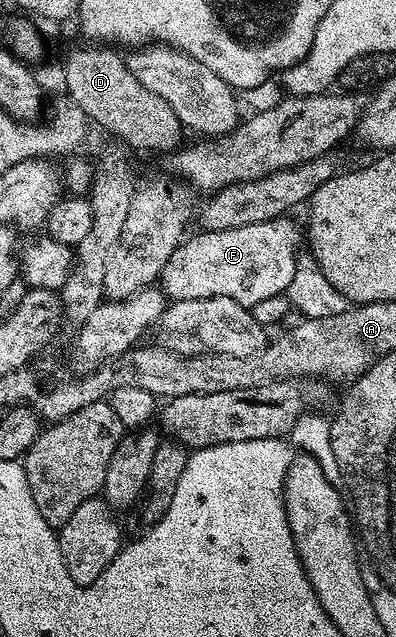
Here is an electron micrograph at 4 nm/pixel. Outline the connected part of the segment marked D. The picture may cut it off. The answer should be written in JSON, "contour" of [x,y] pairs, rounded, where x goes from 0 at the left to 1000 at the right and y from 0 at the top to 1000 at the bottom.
{"contour":[[[207,68],[167,89],[154,104],[167,119],[167,144],[174,157],[194,165],[217,185],[258,203],[270,203],[301,223],[331,235],[381,234],[409,240],[429,234],[465,210],[462,196],[434,174],[434,168],[356,133],[316,94],[295,89],[278,74],[250,74],[237,68]]]}

